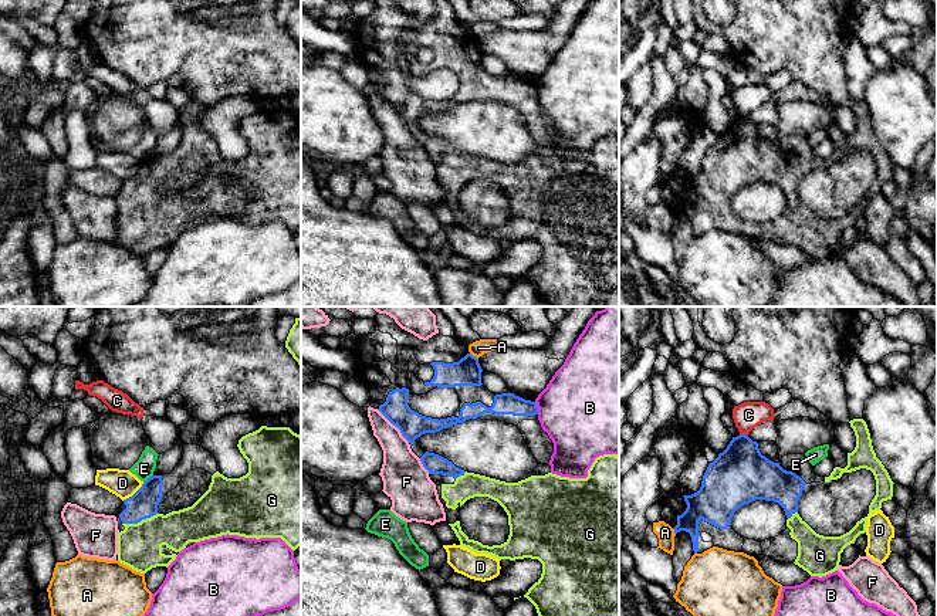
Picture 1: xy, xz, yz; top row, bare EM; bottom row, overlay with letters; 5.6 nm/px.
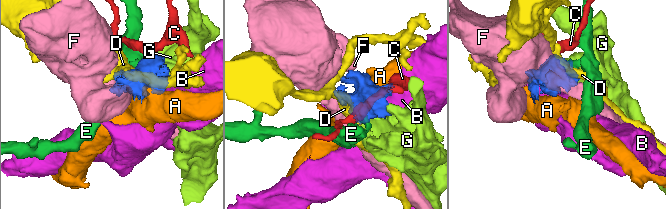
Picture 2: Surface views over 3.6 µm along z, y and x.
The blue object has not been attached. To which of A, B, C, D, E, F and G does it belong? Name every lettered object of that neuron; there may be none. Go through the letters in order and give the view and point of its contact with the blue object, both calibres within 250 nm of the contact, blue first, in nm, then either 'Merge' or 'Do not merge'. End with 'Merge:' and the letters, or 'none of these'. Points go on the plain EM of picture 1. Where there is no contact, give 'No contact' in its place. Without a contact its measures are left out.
A: Touches blue at xz (474, 39). Thickness 160 nm (blue) against 90 nm. Do not merge
B: Touches blue at xz (537, 90). Thickness 130 nm (blue) against 480 nm. Do not merge
C: Touches blue at yz (744, 117). Thickness 320 nm (blue) against 160 nm. Do not merge
D: Touches blue at xy (134, 176). Thickness 160 nm (blue) against 160 nm. Do not merge
E: Touches blue at xy (148, 161). Thickness 160 nm (blue) against 120 nm. Do not merge
F: Touches blue at xz (393, 107). Thickness 150 nm (blue) against 220 nm. Do not merge
G: Touches blue at xy (139, 203). Thickness 160 nm (blue) against 260 nm. Merge
Merge: G

